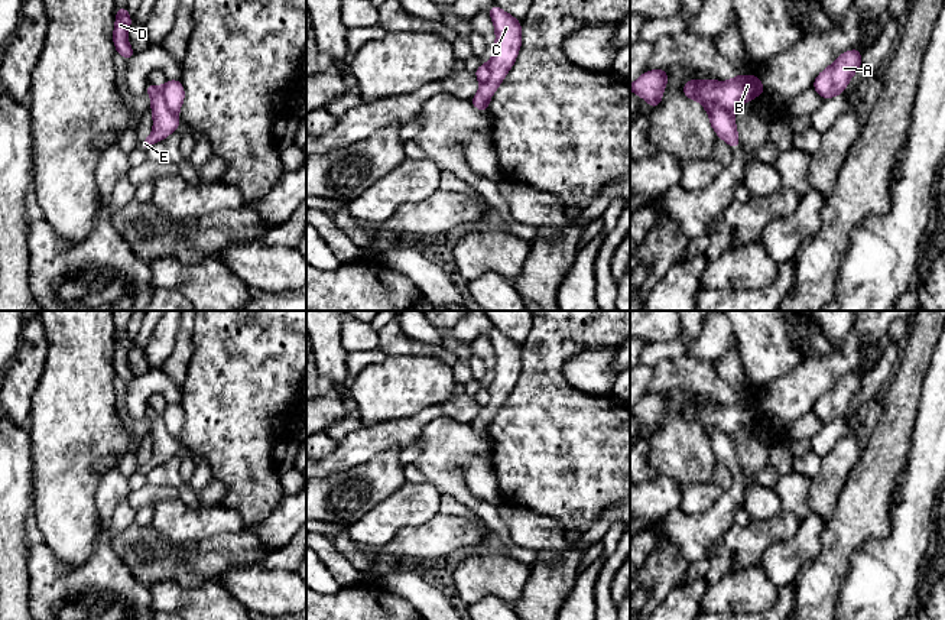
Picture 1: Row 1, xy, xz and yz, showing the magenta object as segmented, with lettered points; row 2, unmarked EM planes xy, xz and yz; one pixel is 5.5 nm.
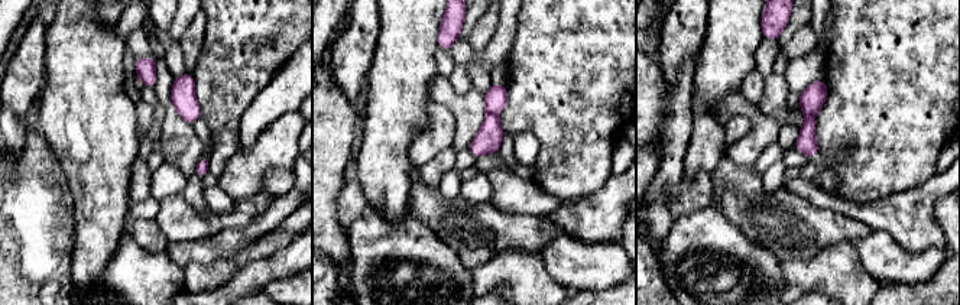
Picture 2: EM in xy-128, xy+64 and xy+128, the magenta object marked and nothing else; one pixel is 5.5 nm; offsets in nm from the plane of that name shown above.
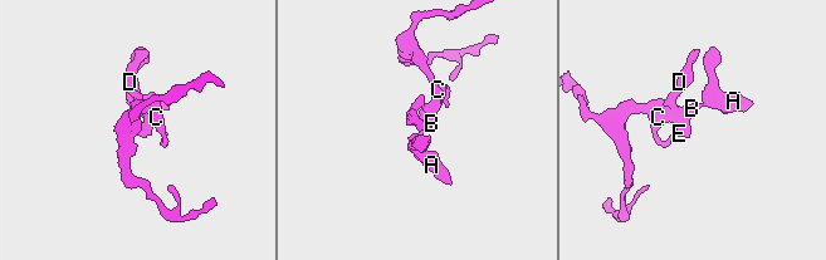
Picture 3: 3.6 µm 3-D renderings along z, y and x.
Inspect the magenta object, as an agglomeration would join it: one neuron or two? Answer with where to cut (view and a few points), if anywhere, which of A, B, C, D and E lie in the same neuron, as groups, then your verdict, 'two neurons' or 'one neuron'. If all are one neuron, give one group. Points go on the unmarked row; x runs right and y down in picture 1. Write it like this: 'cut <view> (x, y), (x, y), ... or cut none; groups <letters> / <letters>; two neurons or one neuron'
cut xy (159, 411), (164, 427), (177, 438); groups A B C / D E; two neurons

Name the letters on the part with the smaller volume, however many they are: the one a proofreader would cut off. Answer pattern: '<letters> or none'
D, E

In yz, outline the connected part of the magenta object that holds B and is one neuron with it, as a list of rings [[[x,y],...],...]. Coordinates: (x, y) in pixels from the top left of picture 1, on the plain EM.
[[[735,399],[730,405],[688,403],[682,409],[688,423],[699,425],[709,436],[715,429],[733,435],[741,428],[764,418],[764,410],[757,399]]]

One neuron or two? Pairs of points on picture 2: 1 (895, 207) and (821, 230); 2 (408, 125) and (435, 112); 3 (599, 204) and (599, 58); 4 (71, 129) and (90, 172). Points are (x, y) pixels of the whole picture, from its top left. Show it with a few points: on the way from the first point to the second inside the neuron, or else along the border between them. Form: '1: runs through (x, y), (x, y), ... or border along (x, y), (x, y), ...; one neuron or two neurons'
1: border along (824, 207), (856, 218), (872, 229); two neurons
2: border along (433, 103), (428, 109), (428, 126), (411, 145); two neurons
3: border along (612, 174), (597, 190), (567, 201); two neurons
4: runs through (81, 139), (93, 151), (93, 162); one neuron

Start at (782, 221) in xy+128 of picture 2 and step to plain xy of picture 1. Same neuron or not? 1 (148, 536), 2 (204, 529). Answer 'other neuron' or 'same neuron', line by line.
1: same neuron
2: other neuron

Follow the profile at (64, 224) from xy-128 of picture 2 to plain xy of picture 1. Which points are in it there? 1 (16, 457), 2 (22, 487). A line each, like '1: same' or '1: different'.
1: same
2: same

